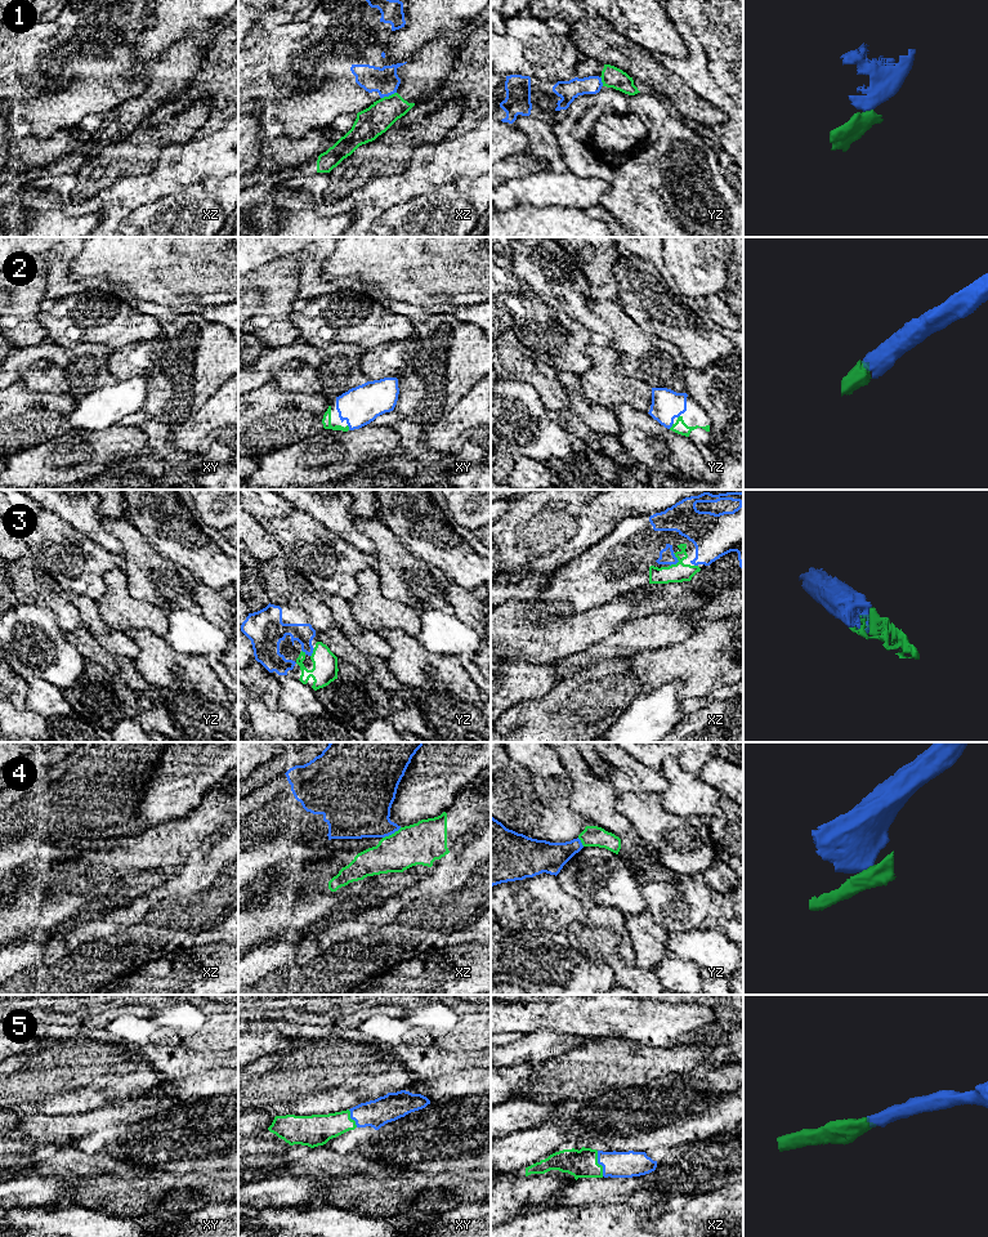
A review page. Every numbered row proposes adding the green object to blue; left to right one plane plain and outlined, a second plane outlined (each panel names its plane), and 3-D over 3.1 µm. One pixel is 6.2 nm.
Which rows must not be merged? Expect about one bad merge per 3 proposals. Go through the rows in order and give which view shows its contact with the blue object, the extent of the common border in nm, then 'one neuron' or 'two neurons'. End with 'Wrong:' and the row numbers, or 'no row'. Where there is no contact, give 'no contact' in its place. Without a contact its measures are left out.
1: meets blue in xz; contact 100 nm long; two neurons
2: meets blue in yz; contact 50 nm long; one neuron
3: meets blue in xz; contact 90 nm long; one neuron
4: meets blue in xz; contact 140 nm long; two neurons
5: meets blue in xz; contact 170 nm long; one neuron
Wrong: 1, 4

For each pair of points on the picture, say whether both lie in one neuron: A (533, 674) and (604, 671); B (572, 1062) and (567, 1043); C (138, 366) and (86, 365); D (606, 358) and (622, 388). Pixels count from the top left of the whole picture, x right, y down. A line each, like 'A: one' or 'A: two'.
A: two
B: two
C: two
D: one

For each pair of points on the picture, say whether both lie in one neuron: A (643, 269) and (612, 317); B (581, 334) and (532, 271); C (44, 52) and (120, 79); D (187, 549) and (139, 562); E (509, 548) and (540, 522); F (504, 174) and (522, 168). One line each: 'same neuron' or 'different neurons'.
A: different neurons
B: different neurons
C: same neuron
D: different neurons
E: same neuron
F: same neuron

